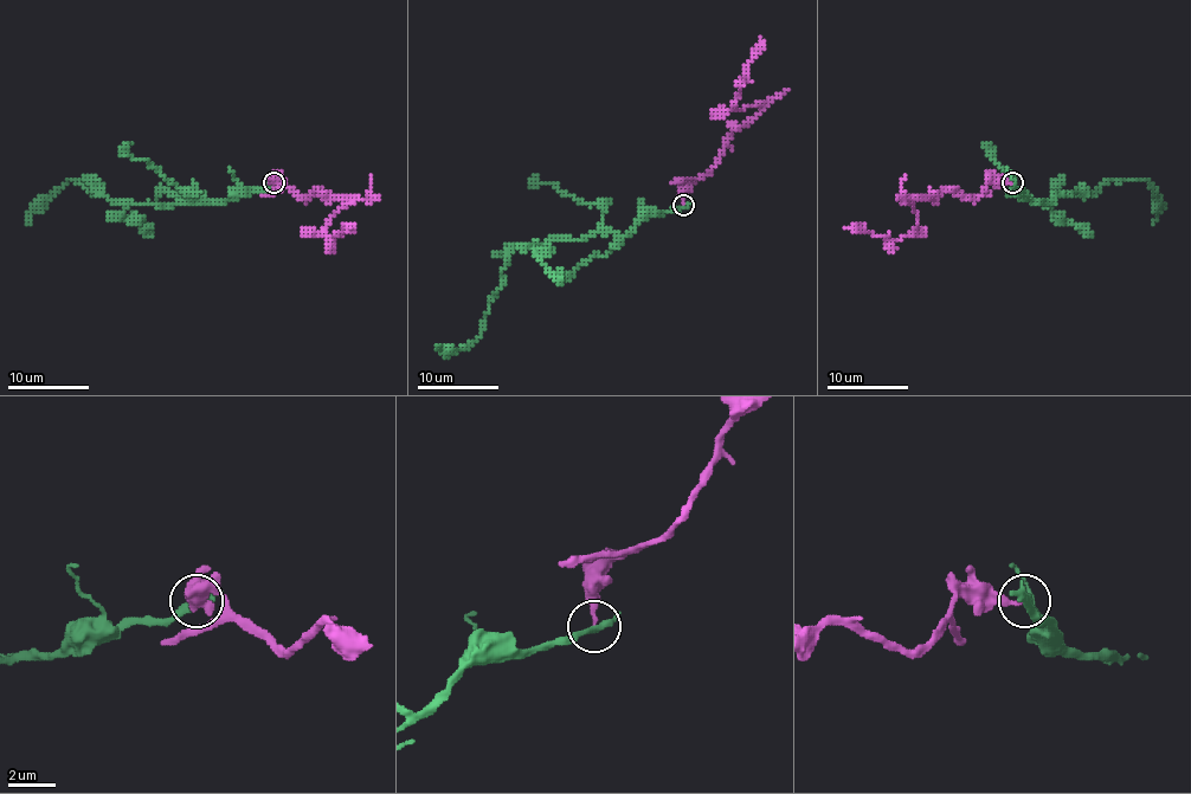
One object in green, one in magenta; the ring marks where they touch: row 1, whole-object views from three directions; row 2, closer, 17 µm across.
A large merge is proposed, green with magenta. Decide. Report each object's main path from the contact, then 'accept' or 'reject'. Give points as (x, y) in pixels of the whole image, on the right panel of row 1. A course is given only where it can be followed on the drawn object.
green via (1011, 182), (1047, 205), (1054, 194), (1095, 193), (1109, 180), (1146, 180), (1158, 194), (1152, 223) | magenta via (1011, 182), (991, 180), (973, 199), (948, 191), (919, 197), (913, 211), (919, 221), (900, 239), (845, 227) | reject

